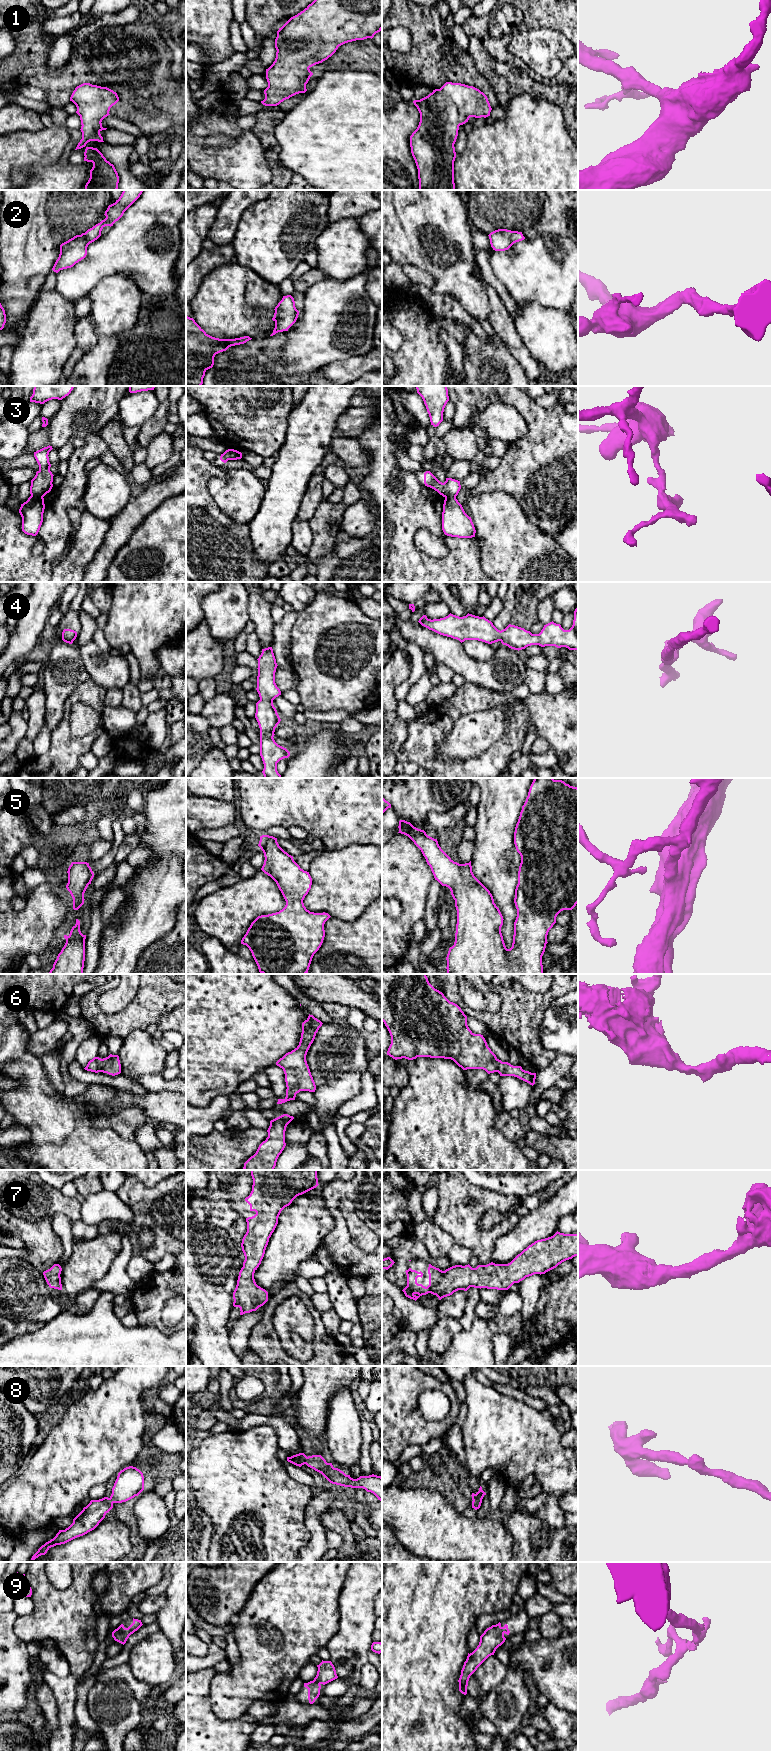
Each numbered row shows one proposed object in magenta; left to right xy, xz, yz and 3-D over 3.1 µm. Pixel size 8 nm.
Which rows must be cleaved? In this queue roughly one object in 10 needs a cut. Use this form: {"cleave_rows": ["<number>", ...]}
{"cleave_rows": ["3"]}

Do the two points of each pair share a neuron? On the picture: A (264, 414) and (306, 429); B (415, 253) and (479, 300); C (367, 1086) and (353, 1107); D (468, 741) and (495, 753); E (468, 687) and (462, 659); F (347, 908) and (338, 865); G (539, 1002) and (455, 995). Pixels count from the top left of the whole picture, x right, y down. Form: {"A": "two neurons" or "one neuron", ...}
{"A": "two neurons", "B": "one neuron", "C": "one neuron", "D": "two neurons", "E": "two neurons", "F": "one neuron", "G": "one neuron"}

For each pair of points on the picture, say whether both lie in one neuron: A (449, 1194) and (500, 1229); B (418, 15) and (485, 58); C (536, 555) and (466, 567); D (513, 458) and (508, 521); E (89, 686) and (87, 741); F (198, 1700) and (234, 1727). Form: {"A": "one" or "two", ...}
{"A": "one", "B": "two", "C": "two", "D": "two", "E": "one", "F": "one"}

